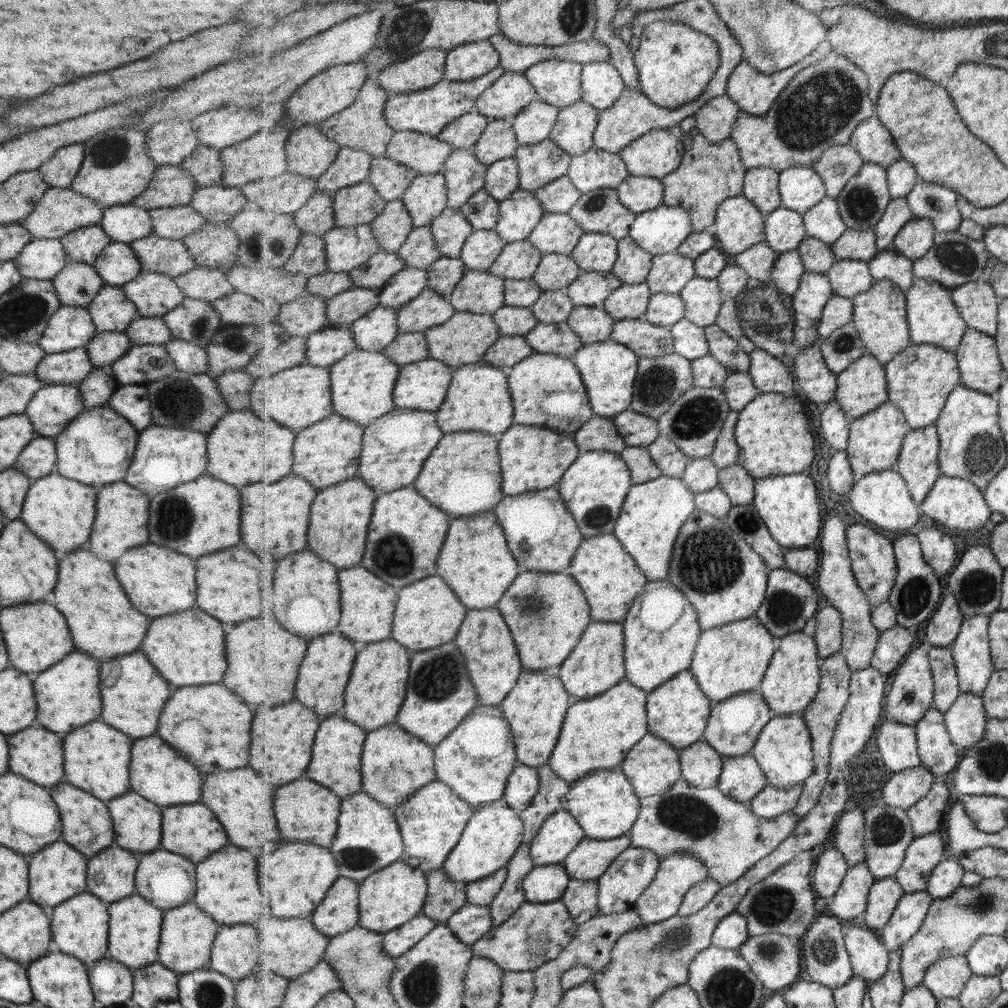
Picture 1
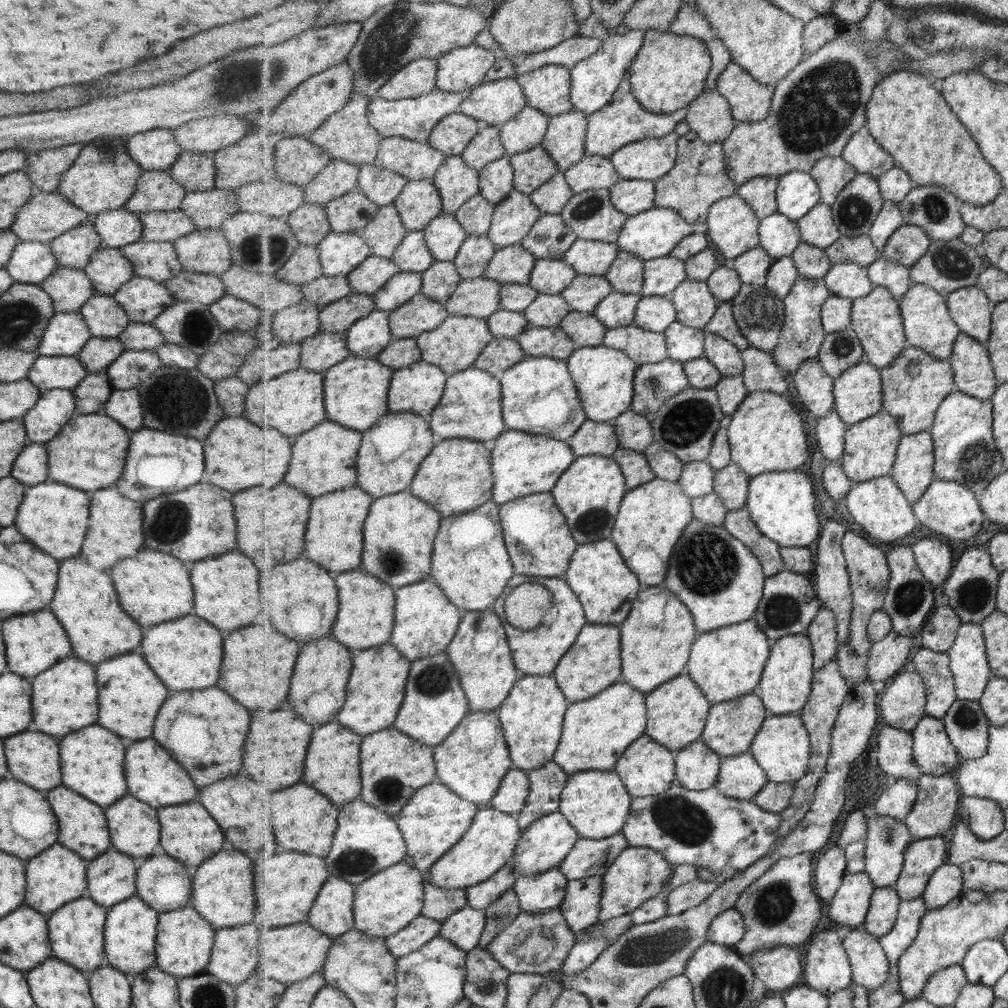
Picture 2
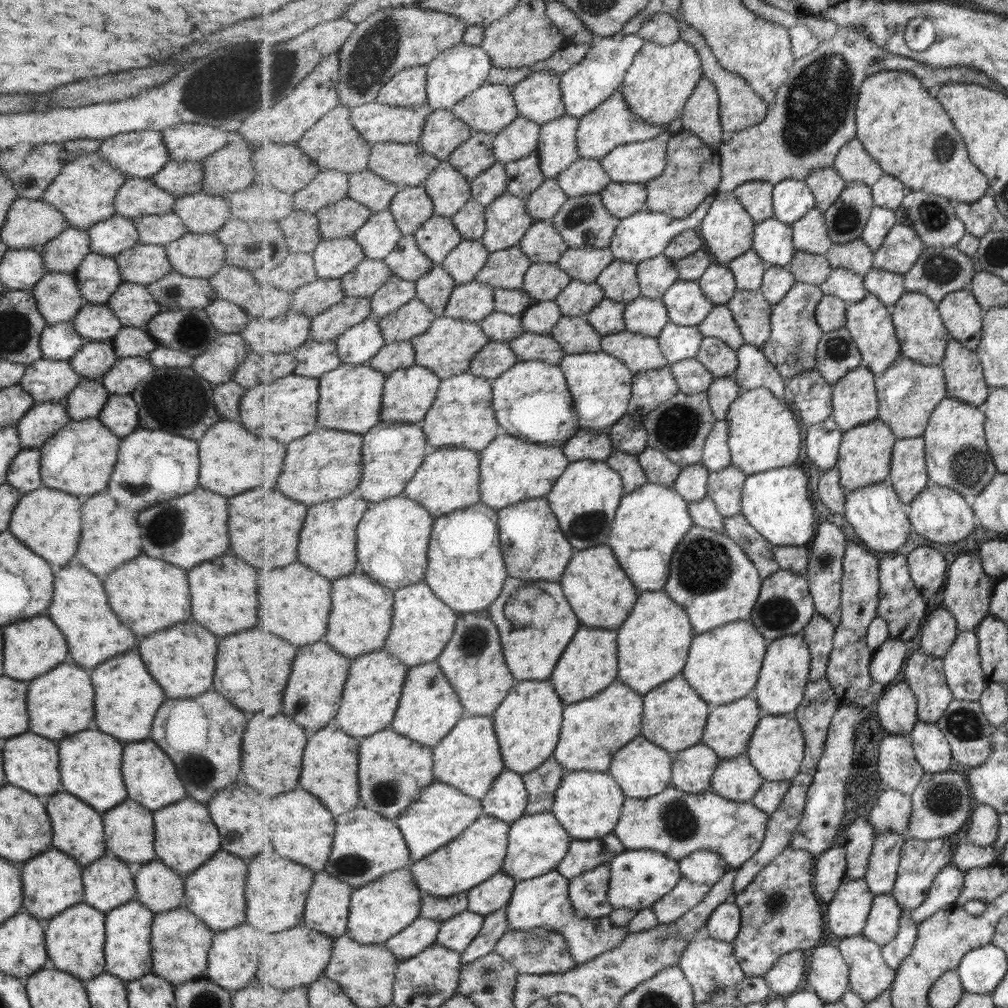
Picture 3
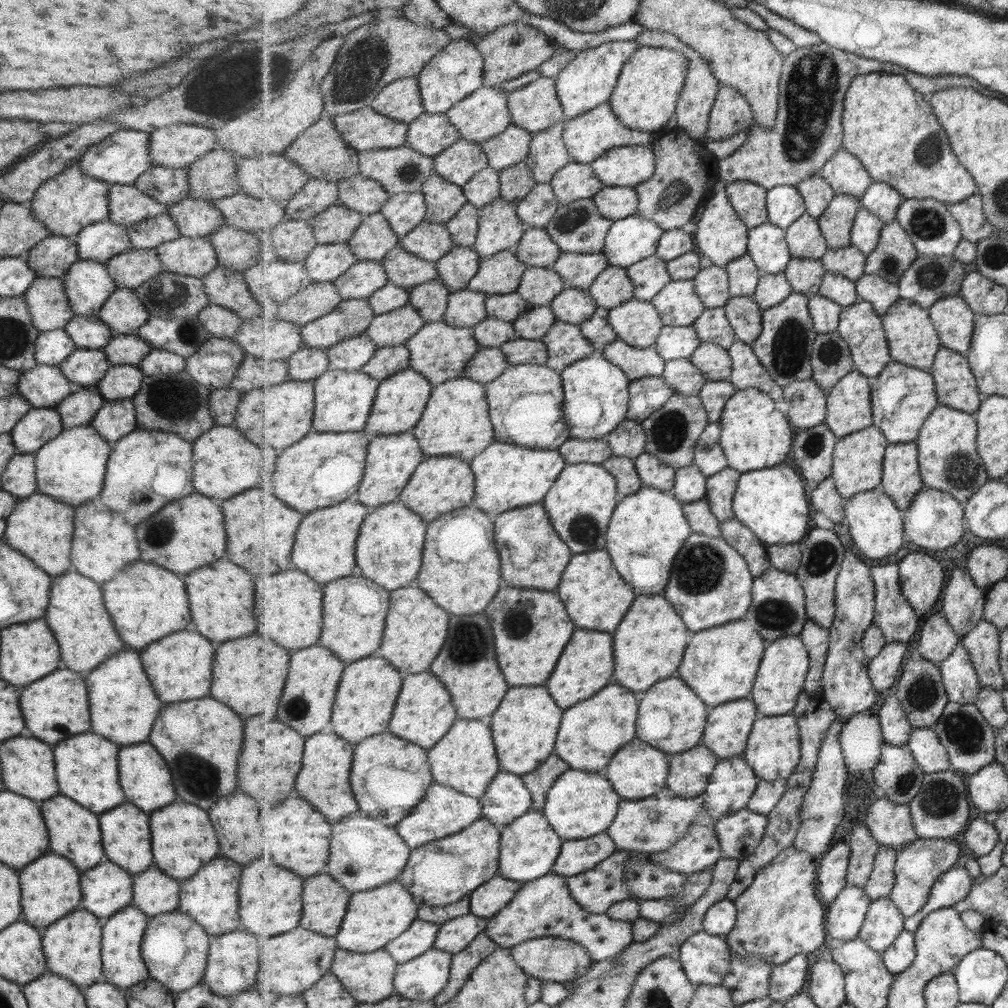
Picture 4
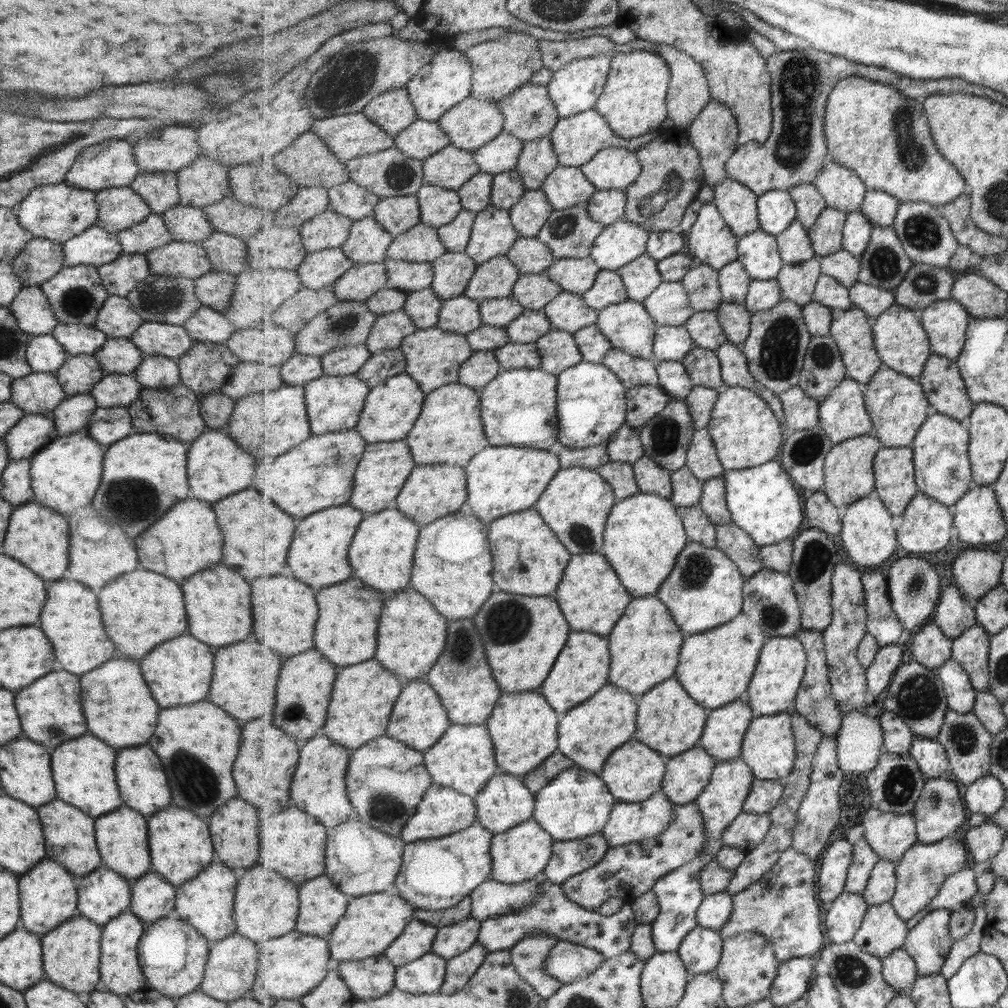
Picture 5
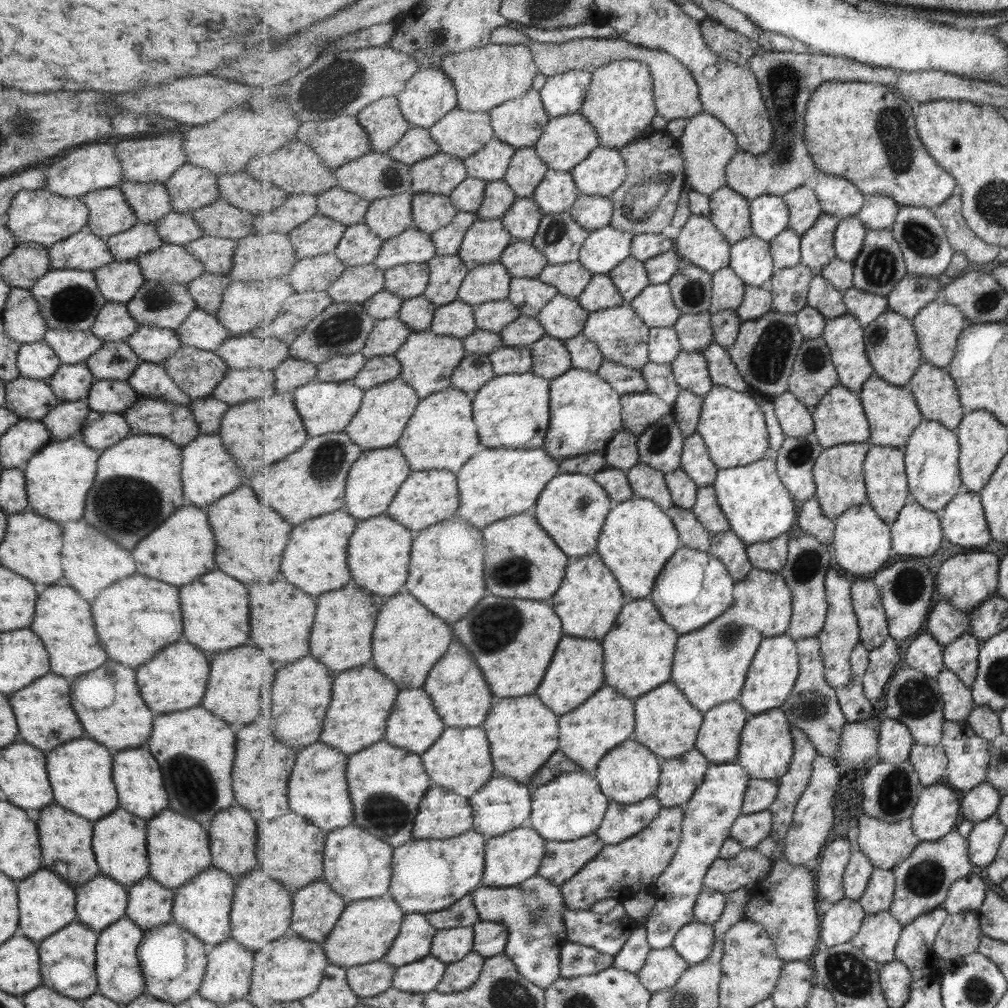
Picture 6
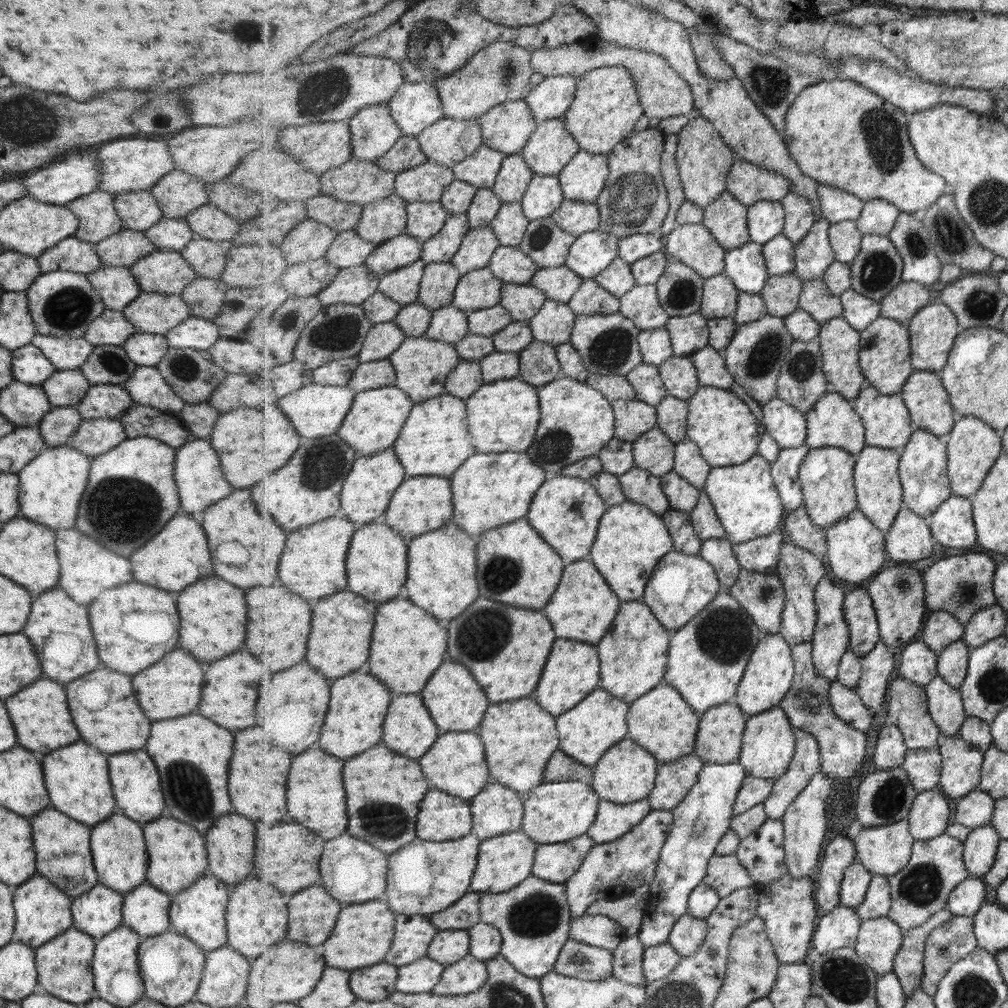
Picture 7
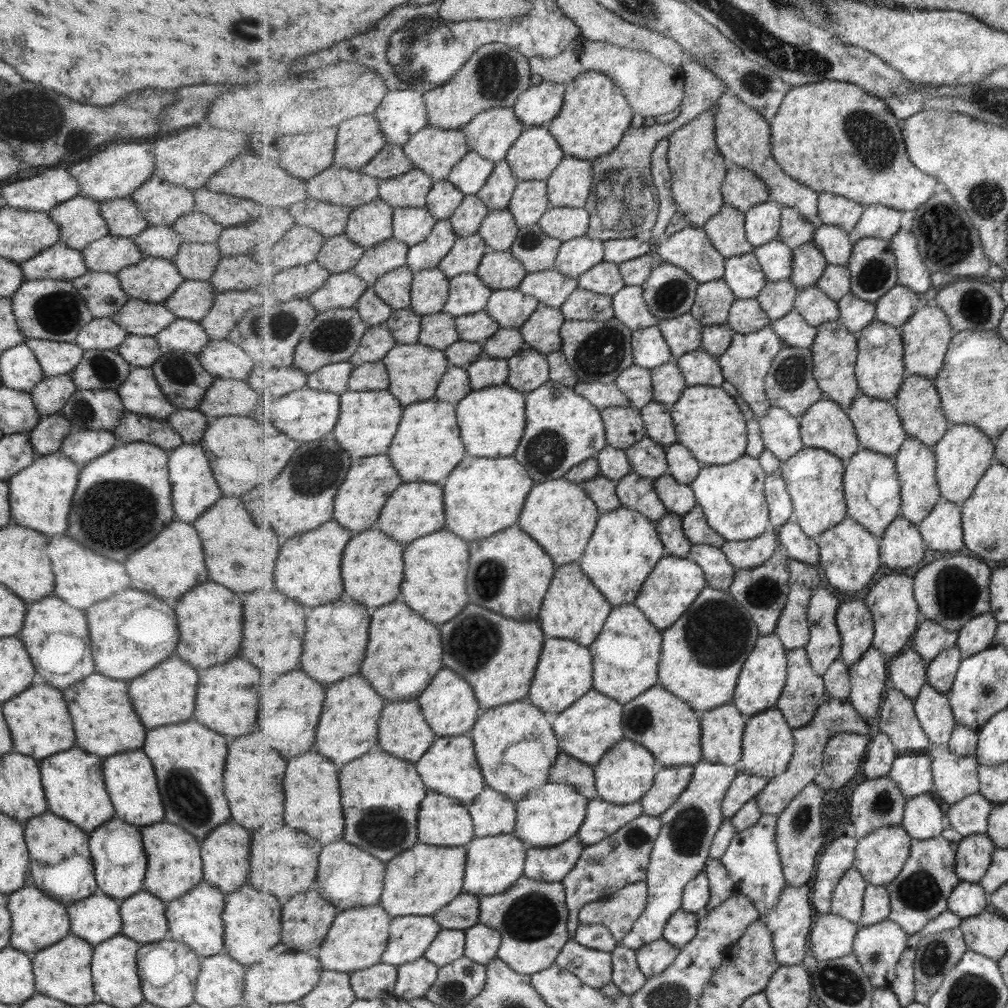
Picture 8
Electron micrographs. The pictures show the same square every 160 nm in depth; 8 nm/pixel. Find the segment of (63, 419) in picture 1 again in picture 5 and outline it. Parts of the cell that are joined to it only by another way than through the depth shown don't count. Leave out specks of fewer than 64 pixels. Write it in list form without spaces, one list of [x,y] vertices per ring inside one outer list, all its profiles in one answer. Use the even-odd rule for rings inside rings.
[[[24,414],[3,436],[9,460],[30,459],[57,438],[49,415]]]

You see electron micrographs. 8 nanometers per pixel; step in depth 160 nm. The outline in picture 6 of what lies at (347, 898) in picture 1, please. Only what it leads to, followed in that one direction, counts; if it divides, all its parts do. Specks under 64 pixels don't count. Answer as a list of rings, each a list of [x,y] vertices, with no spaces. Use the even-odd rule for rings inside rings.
[[[319,880],[317,884],[313,882],[311,886],[304,886],[296,892],[297,896],[293,898],[295,900],[295,910],[291,931],[296,932],[303,938],[321,942],[321,945],[323,945],[330,937],[335,925],[338,924],[338,920],[342,918],[342,914],[348,905],[346,899],[339,896],[331,888],[330,883],[325,880]]]

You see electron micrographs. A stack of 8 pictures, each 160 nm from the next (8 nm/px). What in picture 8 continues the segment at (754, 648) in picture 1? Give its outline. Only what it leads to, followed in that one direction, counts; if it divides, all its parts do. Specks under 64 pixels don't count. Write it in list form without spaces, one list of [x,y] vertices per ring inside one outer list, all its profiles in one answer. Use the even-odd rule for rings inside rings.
[[[707,587],[663,635],[659,684],[702,713],[731,702],[740,674],[764,634],[731,594]]]

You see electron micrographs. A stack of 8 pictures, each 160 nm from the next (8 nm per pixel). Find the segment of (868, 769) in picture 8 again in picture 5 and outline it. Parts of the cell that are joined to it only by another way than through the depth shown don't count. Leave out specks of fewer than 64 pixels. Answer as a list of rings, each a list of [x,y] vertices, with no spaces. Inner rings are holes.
[[[885,709],[880,716],[880,723],[884,730],[885,751],[908,755],[916,734],[905,719],[900,714]]]

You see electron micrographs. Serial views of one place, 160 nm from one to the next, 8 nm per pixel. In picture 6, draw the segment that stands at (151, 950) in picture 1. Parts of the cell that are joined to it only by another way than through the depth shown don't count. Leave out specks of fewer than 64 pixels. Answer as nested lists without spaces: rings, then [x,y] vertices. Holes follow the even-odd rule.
[[[127,917],[110,924],[97,934],[94,953],[94,971],[99,994],[112,1002],[127,1005],[135,1000],[146,988],[136,957],[137,945],[141,942],[143,931]]]

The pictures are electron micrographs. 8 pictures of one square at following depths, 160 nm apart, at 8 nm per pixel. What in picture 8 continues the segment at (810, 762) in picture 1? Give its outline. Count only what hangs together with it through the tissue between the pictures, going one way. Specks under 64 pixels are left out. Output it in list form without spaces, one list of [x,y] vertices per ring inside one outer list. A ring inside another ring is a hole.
[[[777,708],[748,716],[742,742],[742,760],[747,772],[762,777],[778,777],[786,772],[795,752],[794,727],[787,722],[786,715]]]

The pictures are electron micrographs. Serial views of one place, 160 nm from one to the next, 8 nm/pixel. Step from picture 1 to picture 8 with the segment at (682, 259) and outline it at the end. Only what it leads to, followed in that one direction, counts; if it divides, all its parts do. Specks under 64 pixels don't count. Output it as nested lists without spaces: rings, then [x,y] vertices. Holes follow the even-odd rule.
[[[605,262],[589,269],[578,278],[580,288],[613,296],[627,286],[620,265],[616,262]]]

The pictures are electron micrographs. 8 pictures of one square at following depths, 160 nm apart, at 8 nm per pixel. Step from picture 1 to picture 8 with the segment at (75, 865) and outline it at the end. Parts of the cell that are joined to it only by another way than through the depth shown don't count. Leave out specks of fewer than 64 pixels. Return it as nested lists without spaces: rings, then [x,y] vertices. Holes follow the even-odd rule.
[[[30,883],[9,893],[6,907],[11,921],[8,946],[28,956],[59,942],[70,934],[66,906],[45,896]]]

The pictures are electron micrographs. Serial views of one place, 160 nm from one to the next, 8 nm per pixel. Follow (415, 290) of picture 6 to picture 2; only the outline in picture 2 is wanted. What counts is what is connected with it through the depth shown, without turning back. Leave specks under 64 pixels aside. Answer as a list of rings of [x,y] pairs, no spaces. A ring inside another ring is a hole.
[[[423,230],[408,231],[391,259],[401,271],[417,273],[424,273],[436,261],[430,247],[427,246]]]

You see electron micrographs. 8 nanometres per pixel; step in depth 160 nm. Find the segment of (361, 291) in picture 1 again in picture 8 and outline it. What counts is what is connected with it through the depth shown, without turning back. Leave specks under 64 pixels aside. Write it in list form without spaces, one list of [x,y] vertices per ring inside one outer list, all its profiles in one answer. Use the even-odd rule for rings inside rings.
[[[335,307],[318,313],[314,322],[311,323],[302,336],[302,341],[298,344],[293,365],[310,374],[329,364],[349,361],[351,355],[359,348],[363,335],[368,328],[369,326],[364,322],[356,307]]]

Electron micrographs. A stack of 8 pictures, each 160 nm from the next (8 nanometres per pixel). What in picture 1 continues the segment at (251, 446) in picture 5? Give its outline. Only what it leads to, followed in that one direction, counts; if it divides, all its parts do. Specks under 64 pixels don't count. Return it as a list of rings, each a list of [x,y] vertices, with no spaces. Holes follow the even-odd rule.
[[[306,362],[303,365],[282,370],[273,376],[254,378],[249,402],[251,406],[249,410],[257,418],[273,418],[283,426],[295,432],[301,432],[335,413],[330,369]]]

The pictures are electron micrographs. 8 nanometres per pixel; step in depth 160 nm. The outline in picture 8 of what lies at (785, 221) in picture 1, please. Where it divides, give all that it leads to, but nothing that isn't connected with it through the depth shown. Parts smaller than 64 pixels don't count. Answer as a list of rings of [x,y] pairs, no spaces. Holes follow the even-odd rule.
[[[754,252],[726,259],[725,282],[739,299],[757,299],[768,283],[761,263]]]

